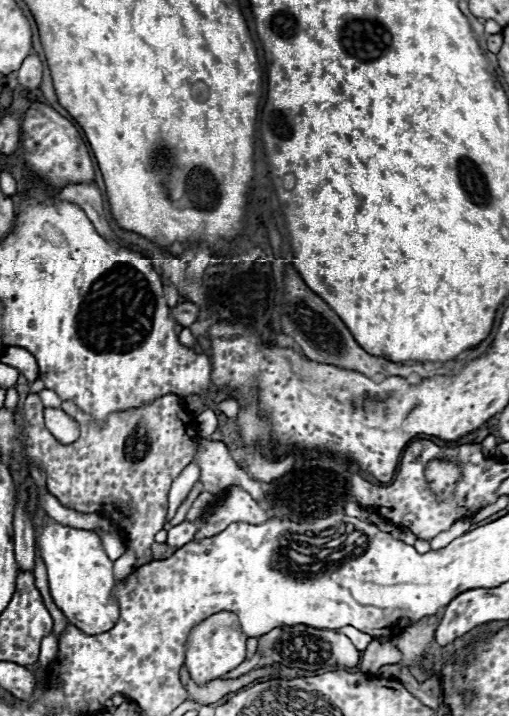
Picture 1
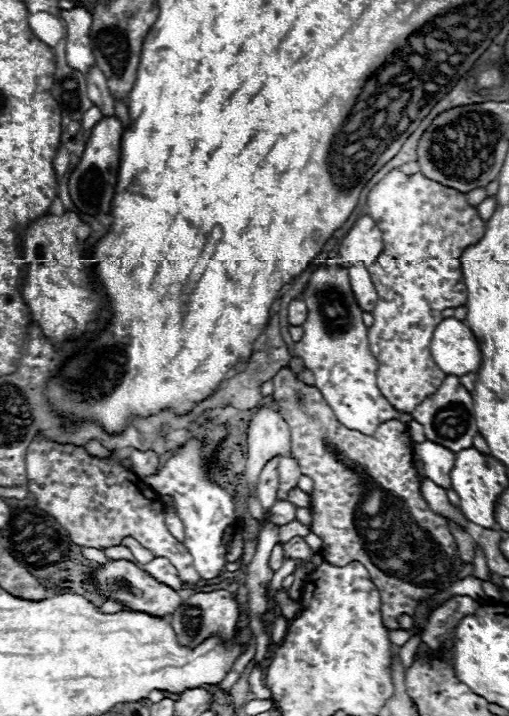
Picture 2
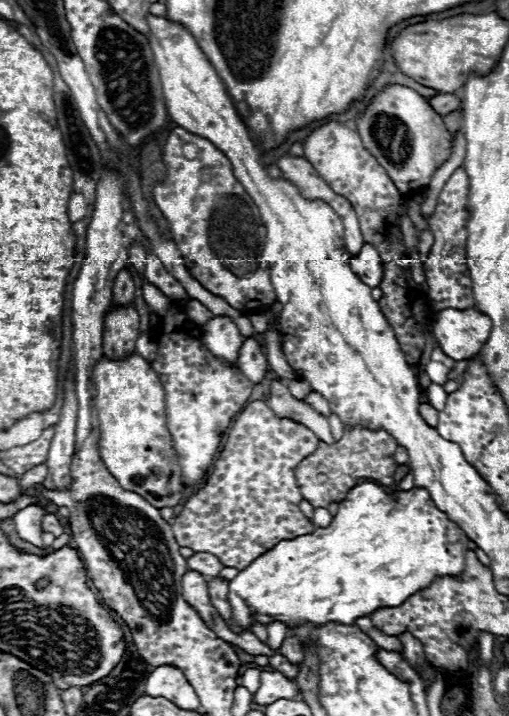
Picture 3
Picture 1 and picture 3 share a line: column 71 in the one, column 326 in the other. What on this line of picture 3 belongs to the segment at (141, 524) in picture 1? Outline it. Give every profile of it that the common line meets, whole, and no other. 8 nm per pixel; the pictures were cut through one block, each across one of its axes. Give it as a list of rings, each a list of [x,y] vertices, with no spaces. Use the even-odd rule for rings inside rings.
[[[312,392],[304,402],[308,402],[312,408],[316,408],[320,414],[330,414],[330,412],[328,412],[328,404],[326,404],[326,400],[324,400],[320,394],[316,394],[316,392]],[[364,426],[344,428],[344,434],[338,442],[328,448],[318,448],[316,454],[310,454],[296,466],[296,480],[302,492],[302,498],[308,500],[314,508],[326,508],[330,502],[344,500],[346,492],[358,482],[376,482],[382,486],[394,484],[394,472],[398,468],[394,460],[396,442],[386,430],[368,430]]]

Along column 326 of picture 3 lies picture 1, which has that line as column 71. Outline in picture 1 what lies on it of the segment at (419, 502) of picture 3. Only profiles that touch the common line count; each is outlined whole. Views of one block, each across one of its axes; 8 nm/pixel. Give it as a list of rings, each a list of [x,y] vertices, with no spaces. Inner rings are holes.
[[[44,516],[42,526],[38,528],[38,546],[48,568],[52,600],[64,612],[68,622],[90,636],[108,632],[116,624],[120,612],[116,602],[110,600],[110,592],[114,588],[112,560],[106,556],[100,536],[92,530],[72,528]]]

